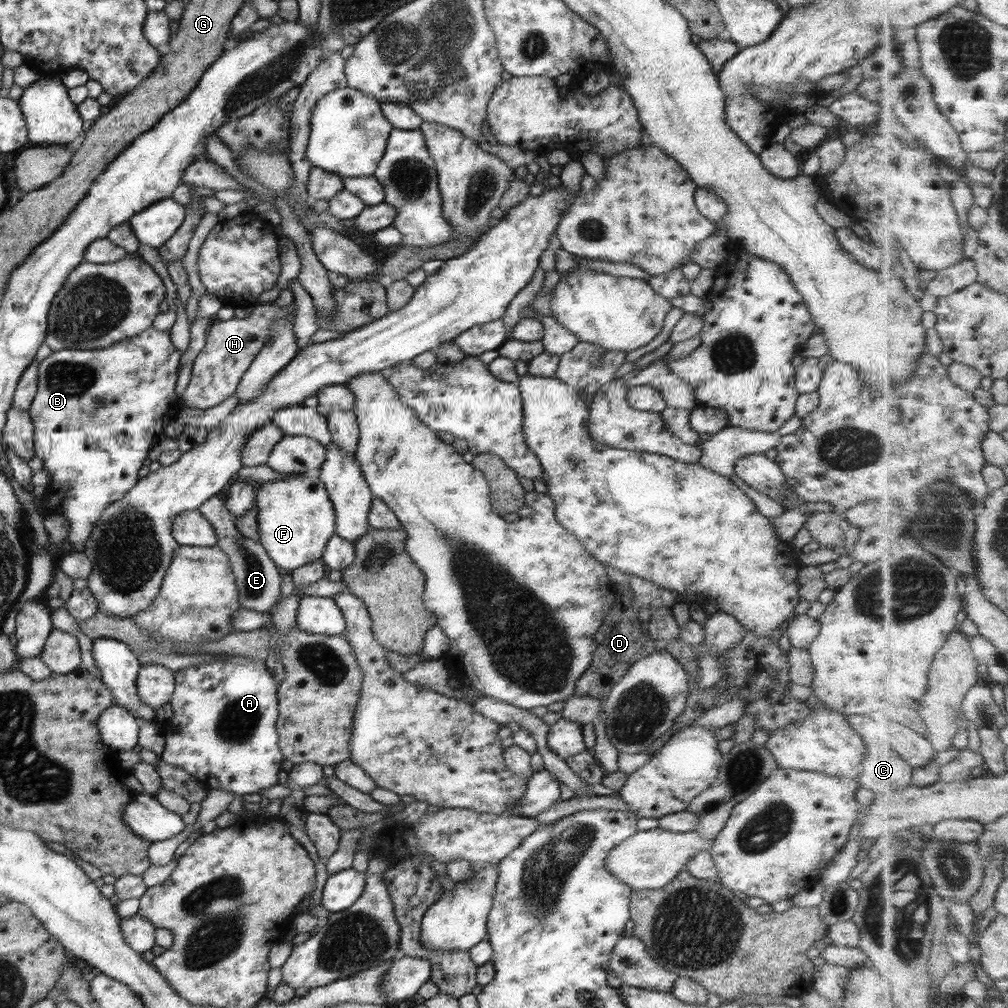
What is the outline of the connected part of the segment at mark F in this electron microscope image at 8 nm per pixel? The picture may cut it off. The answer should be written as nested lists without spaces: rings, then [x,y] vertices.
[[[316,473],[285,475],[258,484],[254,492],[258,543],[279,568],[292,571],[321,558],[329,537],[334,536],[335,513],[325,485]]]

